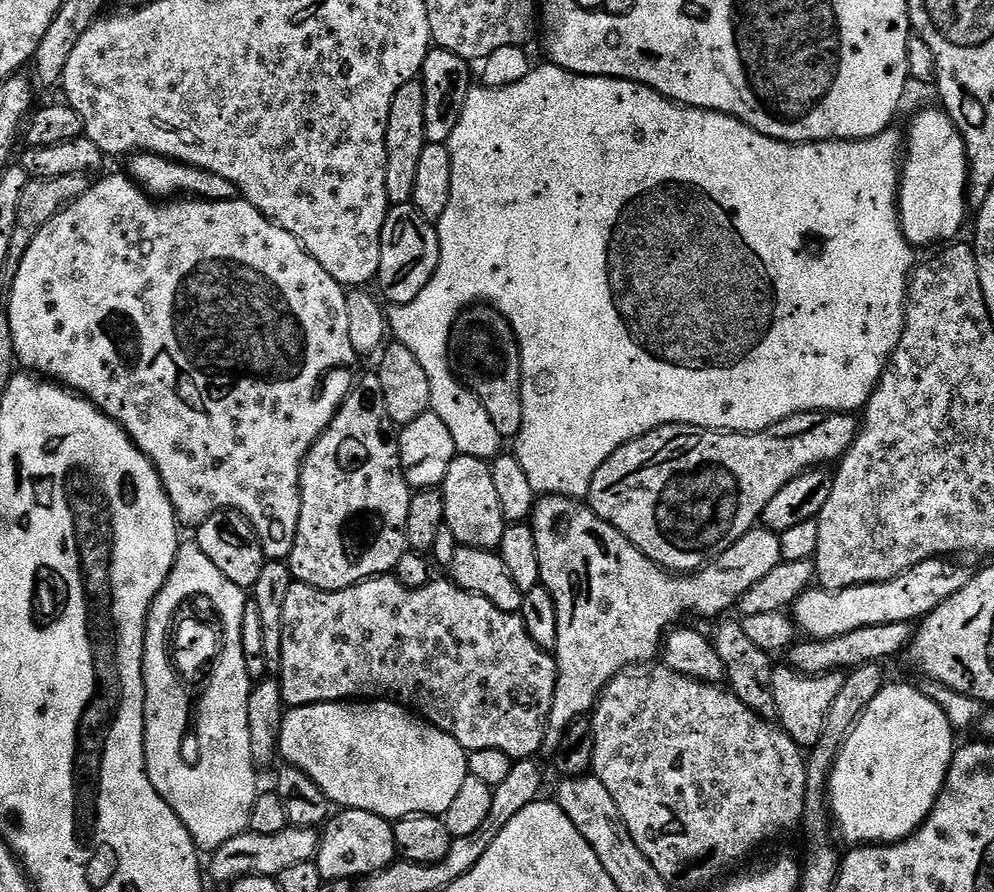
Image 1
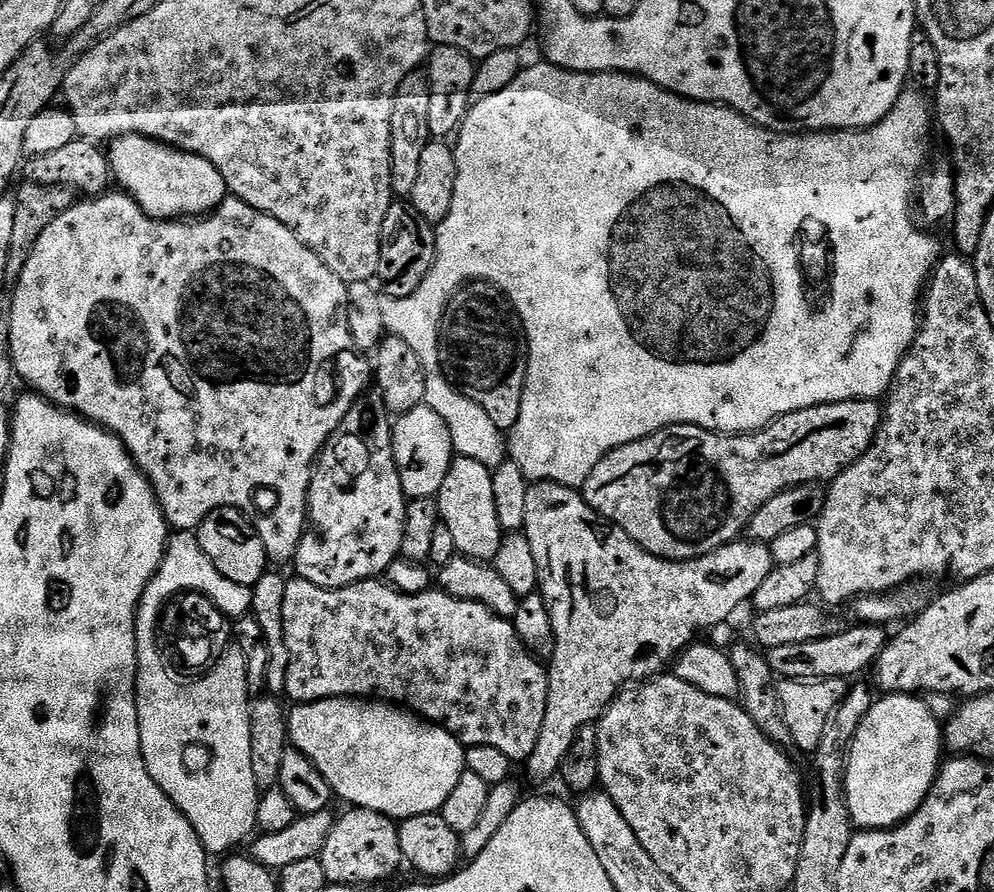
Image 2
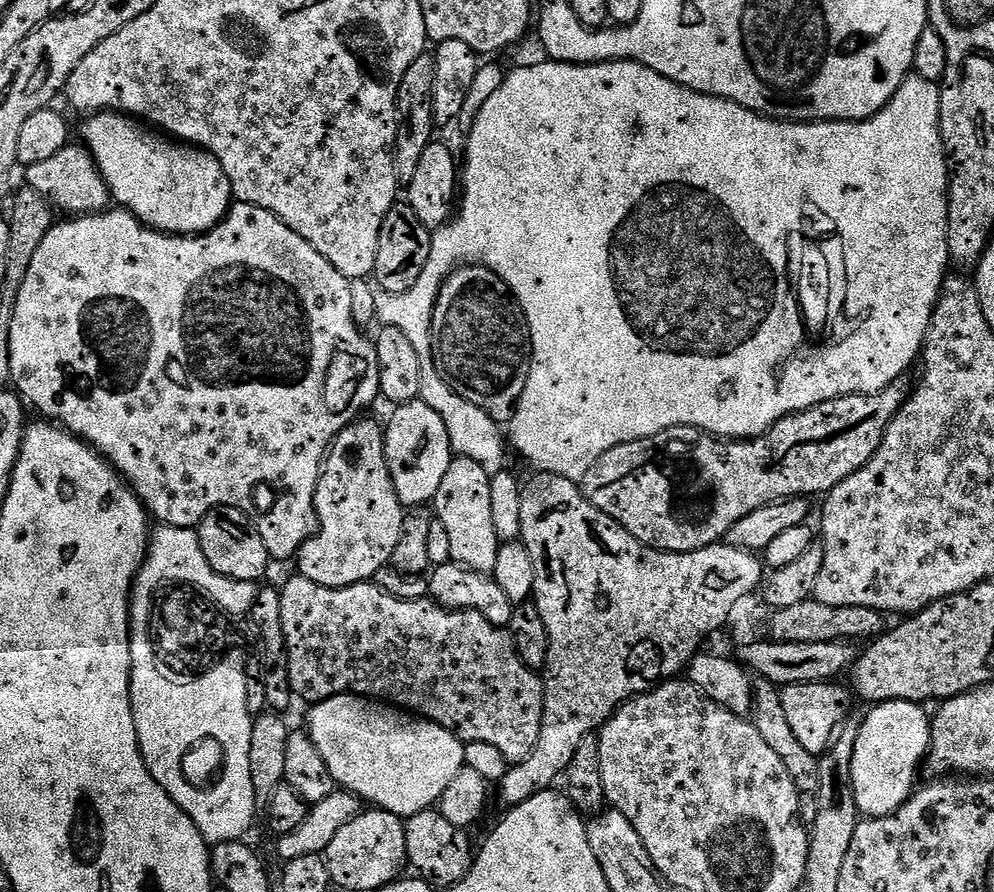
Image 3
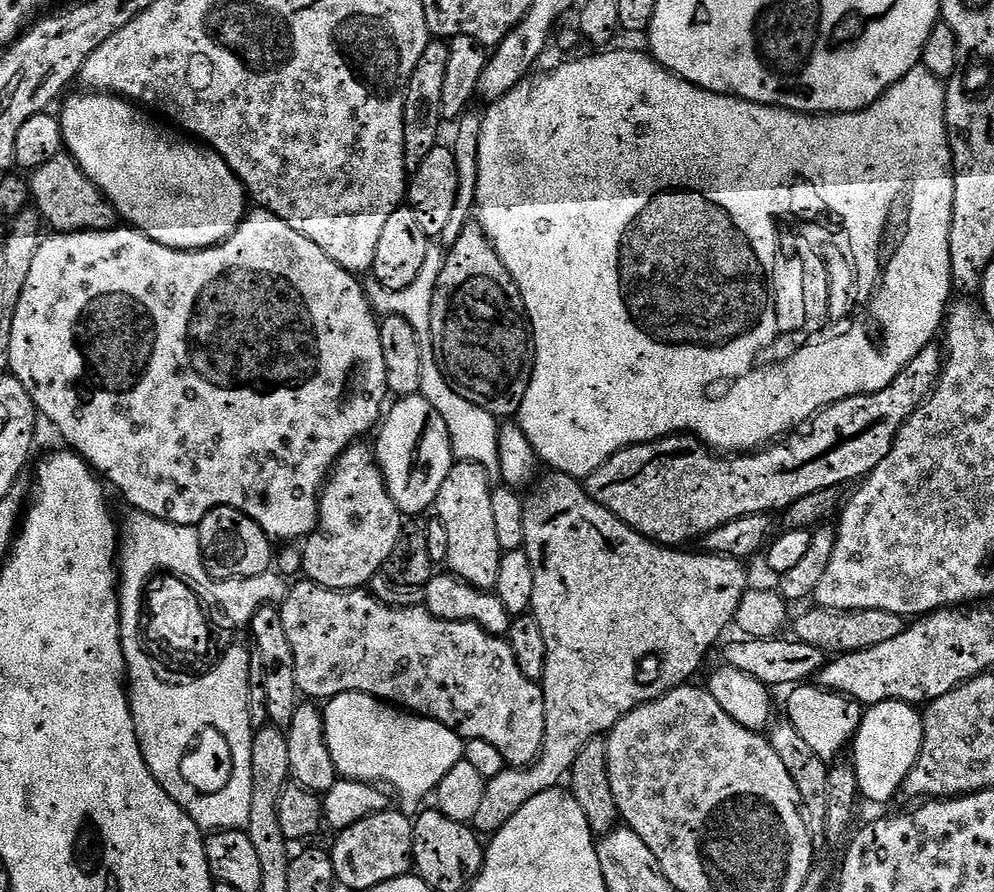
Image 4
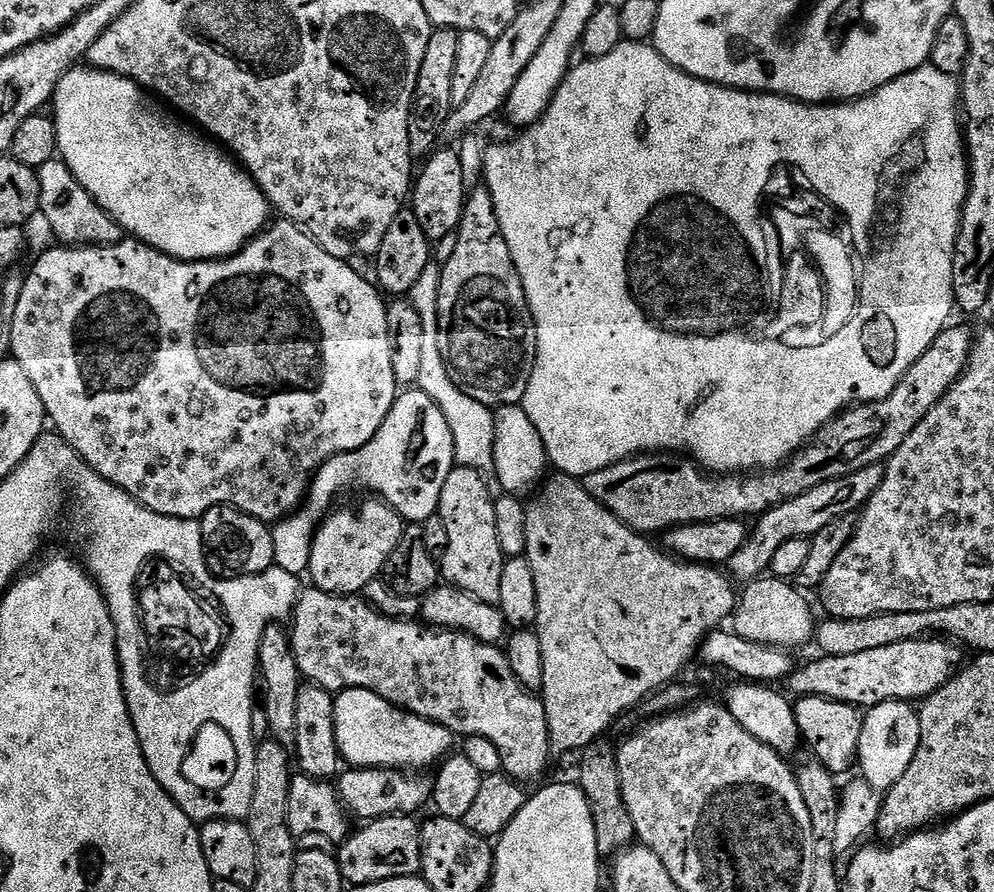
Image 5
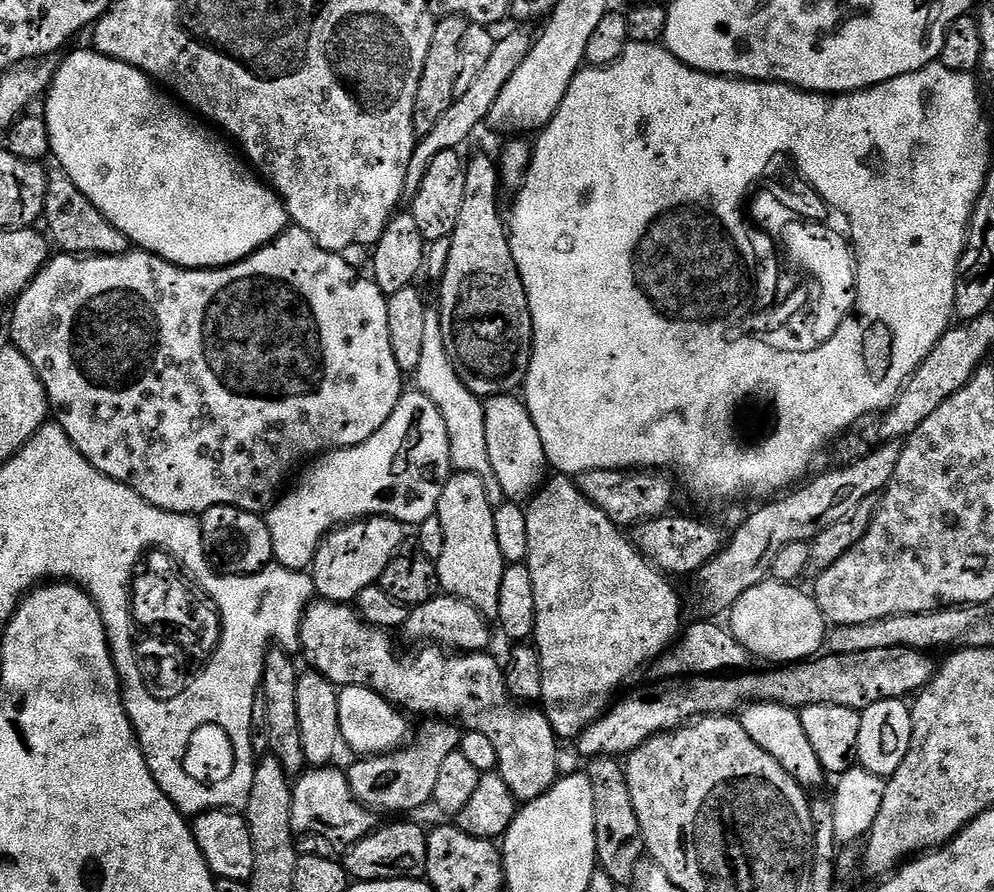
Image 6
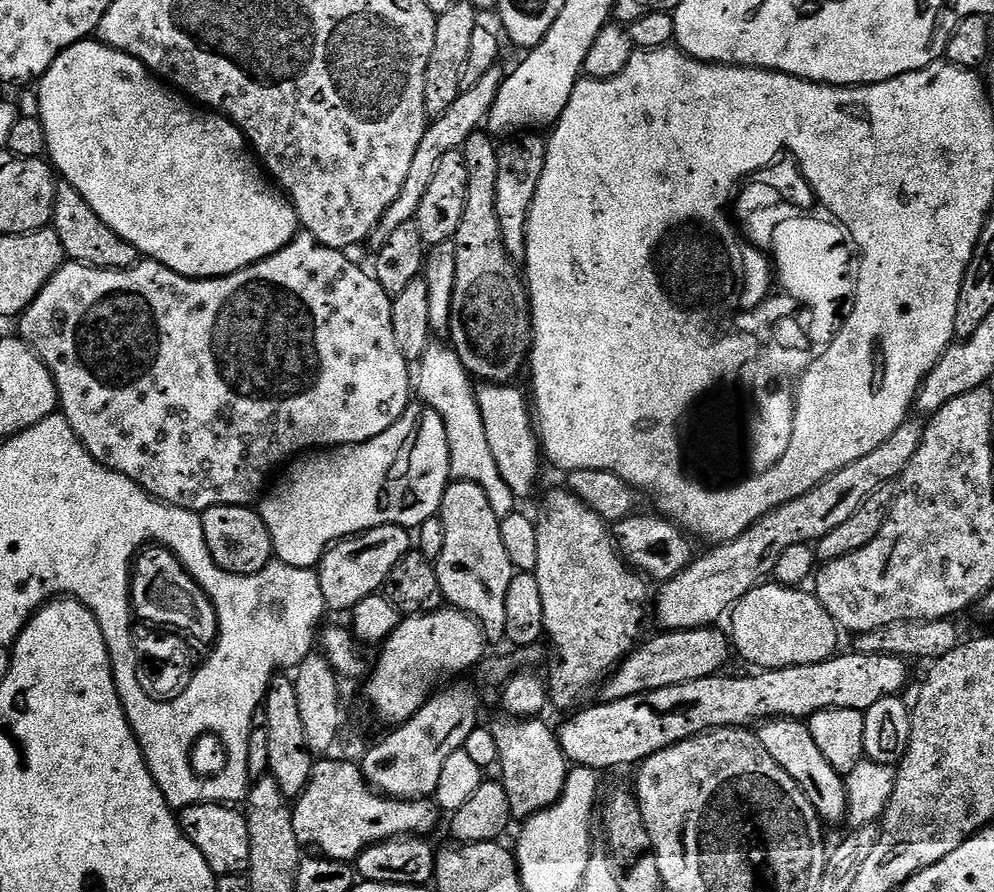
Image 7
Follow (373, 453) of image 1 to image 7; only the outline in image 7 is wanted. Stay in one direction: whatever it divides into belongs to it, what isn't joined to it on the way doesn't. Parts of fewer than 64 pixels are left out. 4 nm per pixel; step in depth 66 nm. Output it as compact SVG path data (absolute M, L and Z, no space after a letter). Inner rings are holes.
M387 524L350 536L333 544L319 562L318 571L322 582L322 598L329 609L351 613L362 598L377 595L383 589L390 570L404 561L414 548L414 536L409 529L397 524Z

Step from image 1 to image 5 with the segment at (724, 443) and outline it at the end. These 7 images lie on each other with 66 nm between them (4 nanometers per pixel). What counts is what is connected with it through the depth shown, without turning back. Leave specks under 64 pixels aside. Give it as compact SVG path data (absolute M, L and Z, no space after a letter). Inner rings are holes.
M955 324L945 328L938 334L938 338L934 338L934 342L930 342L926 354L922 354L918 362L907 368L898 386L886 398L845 408L837 416L827 420L800 451L771 470L756 470L751 474L709 474L687 455L653 452L633 456L631 460L611 464L583 477L584 489L590 494L590 498L597 500L635 532L663 534L680 524L697 524L722 518L756 518L761 512L768 512L790 498L798 498L798 494L806 494L806 490L814 490L814 486L822 486L822 482L854 474L871 464L884 464L888 457L898 450L898 446L906 442L910 430L914 430L914 426L918 426L918 422L922 422L922 418L926 418L926 414L934 410L936 403L956 385L958 378L963 374L970 358L974 332L964 324Z

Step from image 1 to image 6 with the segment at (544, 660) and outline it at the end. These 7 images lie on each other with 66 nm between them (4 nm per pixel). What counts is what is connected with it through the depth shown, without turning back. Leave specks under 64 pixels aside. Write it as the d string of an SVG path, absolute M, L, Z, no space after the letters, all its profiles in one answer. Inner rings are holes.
M317 599L304 611L300 623L299 651L304 652L305 658L308 659L307 667L313 672L322 674L322 678L335 684L337 689L350 686L373 688L378 695L401 710L407 709L409 713L421 712L421 717L424 718L459 721L469 732L486 734L486 738L494 742L494 750L498 754L496 766L500 776L506 782L506 786L510 786L518 802L542 798L542 794L546 794L556 785L562 772L560 752L556 749L558 737L539 707L525 706L509 692L501 661L498 662L494 657L488 656L487 651L449 654L440 646L421 647L424 649L413 660L404 661L396 653L395 642L388 636L391 635L385 629L376 628L362 620L351 603L335 604L333 600Z

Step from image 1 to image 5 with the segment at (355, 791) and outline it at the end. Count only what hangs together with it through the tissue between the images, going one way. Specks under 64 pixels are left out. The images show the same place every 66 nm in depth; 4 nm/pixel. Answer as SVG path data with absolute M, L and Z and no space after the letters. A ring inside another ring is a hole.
M347 688L335 697L334 730L345 765L354 768L428 770L453 751L454 733L440 724L423 720L404 708L395 708L370 690Z

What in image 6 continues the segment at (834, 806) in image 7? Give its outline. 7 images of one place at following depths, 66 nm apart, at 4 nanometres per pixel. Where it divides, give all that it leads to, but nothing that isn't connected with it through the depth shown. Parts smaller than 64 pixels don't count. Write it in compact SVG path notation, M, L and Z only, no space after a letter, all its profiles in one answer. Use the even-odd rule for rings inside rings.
M774 702L745 704L739 709L738 719L742 730L746 730L746 734L750 734L750 738L758 742L758 746L762 746L762 750L766 750L766 754L786 770L786 774L790 774L790 778L798 781L801 788L813 790L823 786L826 781L824 767L822 762L818 762L818 754L814 754L814 746L810 746L810 738L806 738L806 730L802 730L802 718L797 709Z

